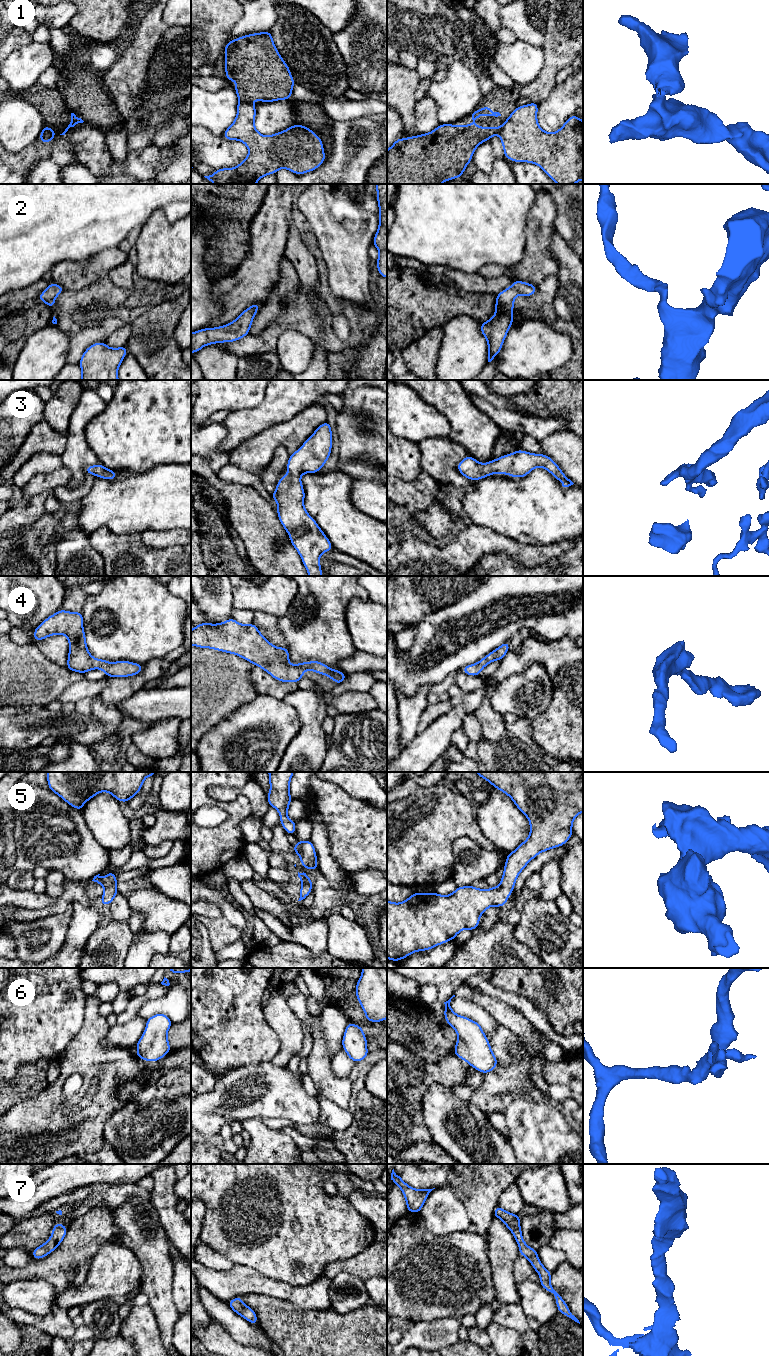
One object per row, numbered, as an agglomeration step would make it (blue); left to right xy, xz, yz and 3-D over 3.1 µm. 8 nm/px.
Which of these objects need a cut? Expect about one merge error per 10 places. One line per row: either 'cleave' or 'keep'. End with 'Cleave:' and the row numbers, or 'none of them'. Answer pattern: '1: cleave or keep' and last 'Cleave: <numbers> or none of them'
1: cleave
2: keep
3: keep
4: keep
5: keep
6: keep
7: keep
Cleave: 1

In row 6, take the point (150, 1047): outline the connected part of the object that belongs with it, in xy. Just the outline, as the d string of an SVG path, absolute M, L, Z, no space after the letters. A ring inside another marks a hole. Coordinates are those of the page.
M162 1013L155 1014L146 1020L146 1028L136 1044L135 1057L153 1062L162 1059L171 1051L167 1032L172 1026L170 1018Z

